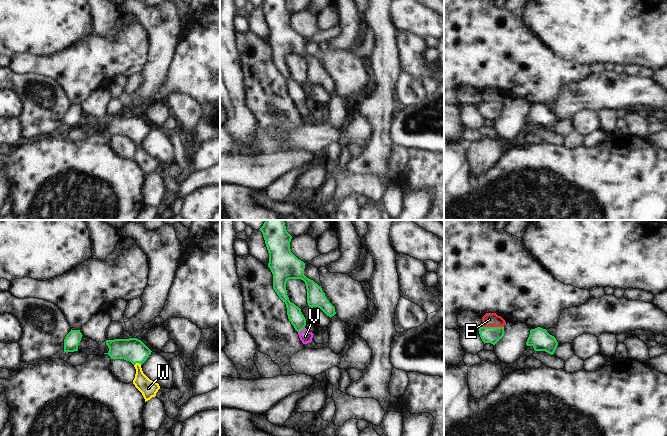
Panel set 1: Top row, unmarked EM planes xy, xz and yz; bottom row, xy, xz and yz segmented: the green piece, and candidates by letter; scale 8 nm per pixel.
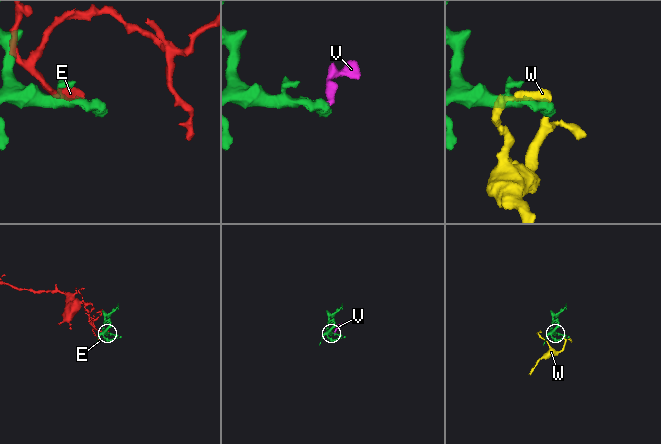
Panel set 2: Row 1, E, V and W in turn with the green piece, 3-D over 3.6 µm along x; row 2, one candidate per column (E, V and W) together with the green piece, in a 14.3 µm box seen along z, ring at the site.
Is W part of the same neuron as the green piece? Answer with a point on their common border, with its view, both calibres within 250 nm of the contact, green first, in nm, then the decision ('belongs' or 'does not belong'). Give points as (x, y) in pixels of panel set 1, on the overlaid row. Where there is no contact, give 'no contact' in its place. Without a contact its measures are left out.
meets green in xy at (137, 362); 190 nm thick on the green side, 140 nm on the other; belongs

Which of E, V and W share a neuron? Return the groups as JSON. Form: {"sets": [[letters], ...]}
{"sets": [["E"], ["V", "W"]]}

